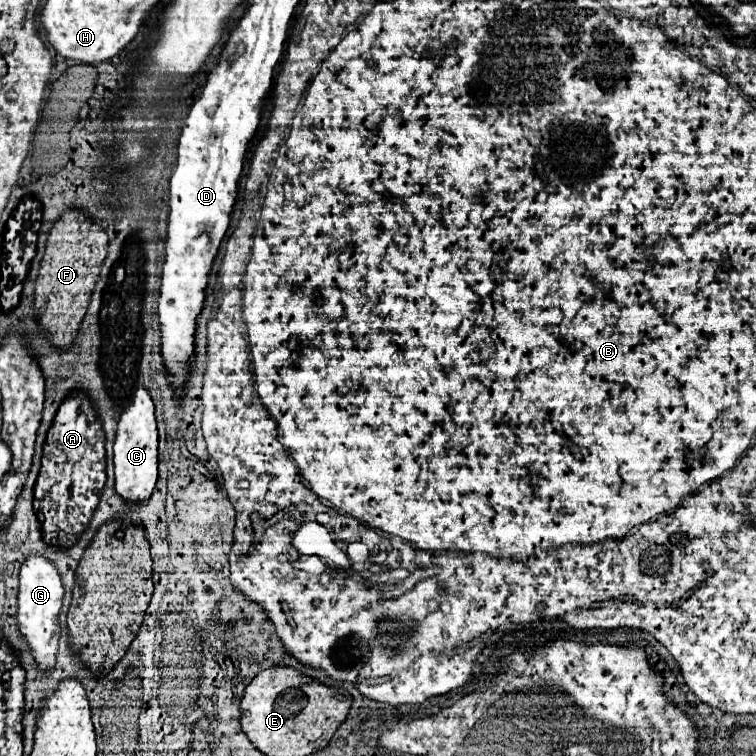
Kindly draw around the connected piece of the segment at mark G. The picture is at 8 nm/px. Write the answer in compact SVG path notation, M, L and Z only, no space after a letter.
M31 553L19 573L19 611L17 611L17 623L19 631L25 635L27 643L31 645L33 657L41 669L53 669L55 667L55 653L57 653L57 641L61 635L59 627L59 611L63 603L63 583L61 575L53 561L49 561L45 555Z

